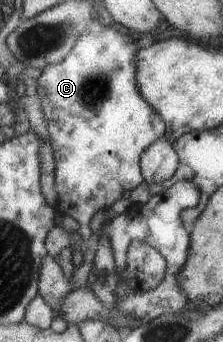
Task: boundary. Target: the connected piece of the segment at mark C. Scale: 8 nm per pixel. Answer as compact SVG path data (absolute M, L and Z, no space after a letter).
M105 27L105 31L101 34L94 34L89 31L80 33L76 38L75 45L71 51L60 61L55 62L52 58L46 65L40 66L40 74L36 78L36 93L40 101L41 111L45 120L45 125L48 133L48 142L52 147L52 154L54 157L54 184L55 191L58 195L57 207L55 210L61 216L69 215L71 219L75 219L79 223L77 233L86 241L91 235L92 231L89 229L89 221L91 216L95 215L99 209L107 209L117 199L121 199L125 192L130 192L135 189L139 183L143 181L140 172L140 155L143 150L151 145L156 139L163 137L166 125L155 110L139 95L135 77L135 61L136 53L133 41L127 35L117 33L113 27Z

